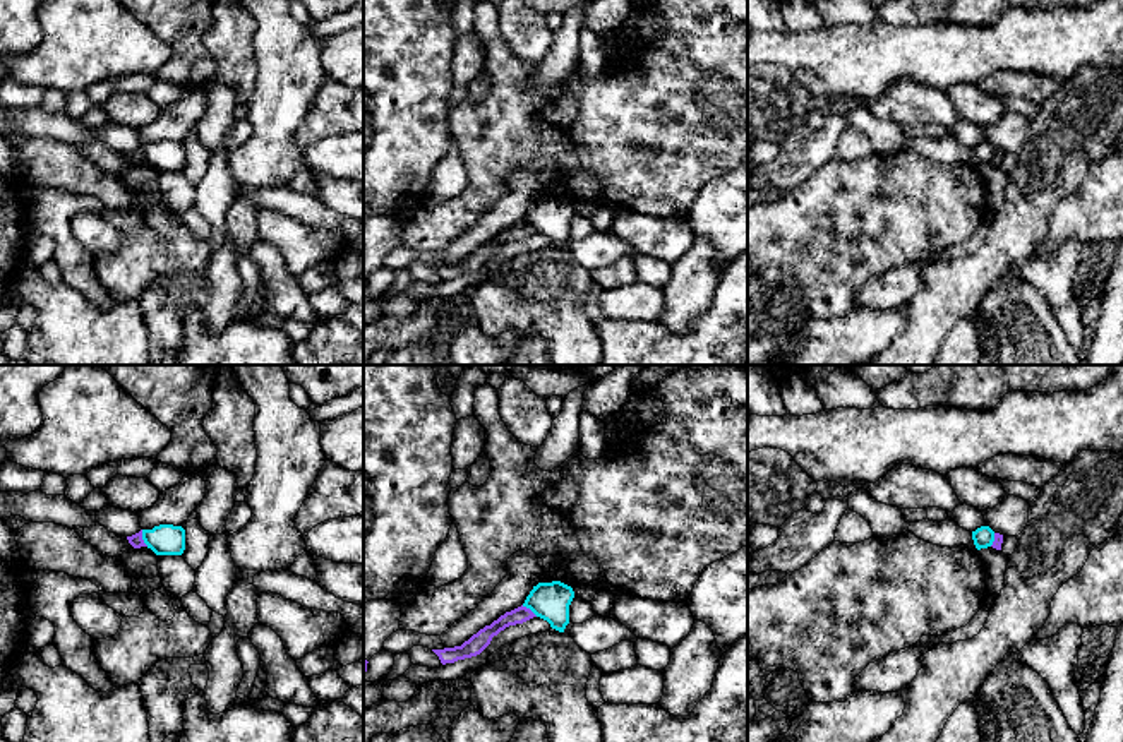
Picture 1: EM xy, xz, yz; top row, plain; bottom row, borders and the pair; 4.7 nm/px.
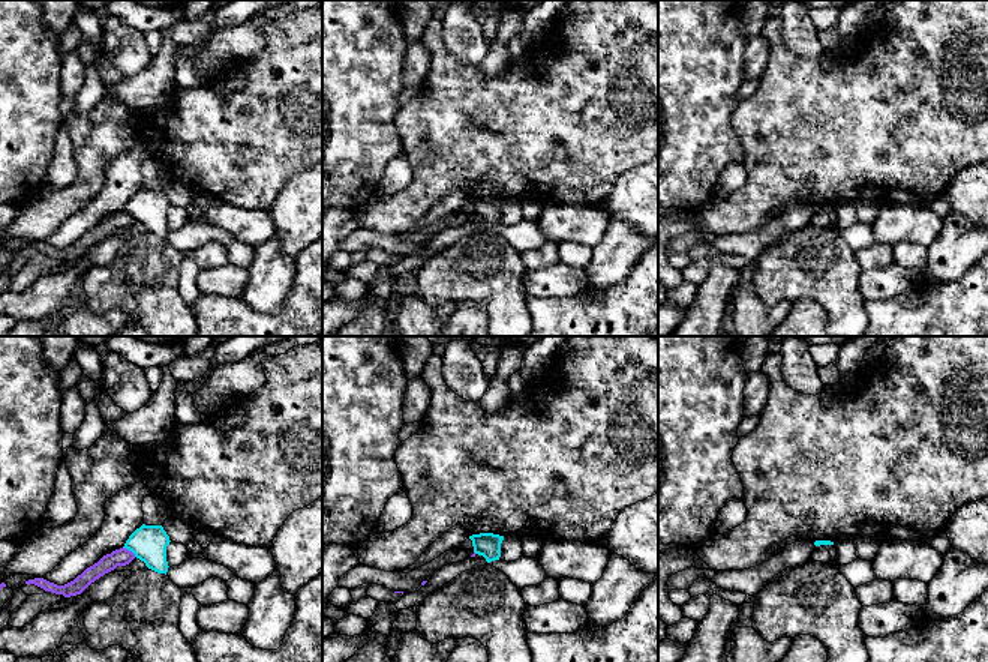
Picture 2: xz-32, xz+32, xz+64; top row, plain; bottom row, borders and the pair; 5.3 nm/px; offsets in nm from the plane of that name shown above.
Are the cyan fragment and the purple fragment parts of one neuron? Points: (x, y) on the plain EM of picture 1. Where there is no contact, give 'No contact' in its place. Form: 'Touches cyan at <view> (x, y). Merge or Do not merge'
Touches cyan at xy (143, 155). Do not merge

